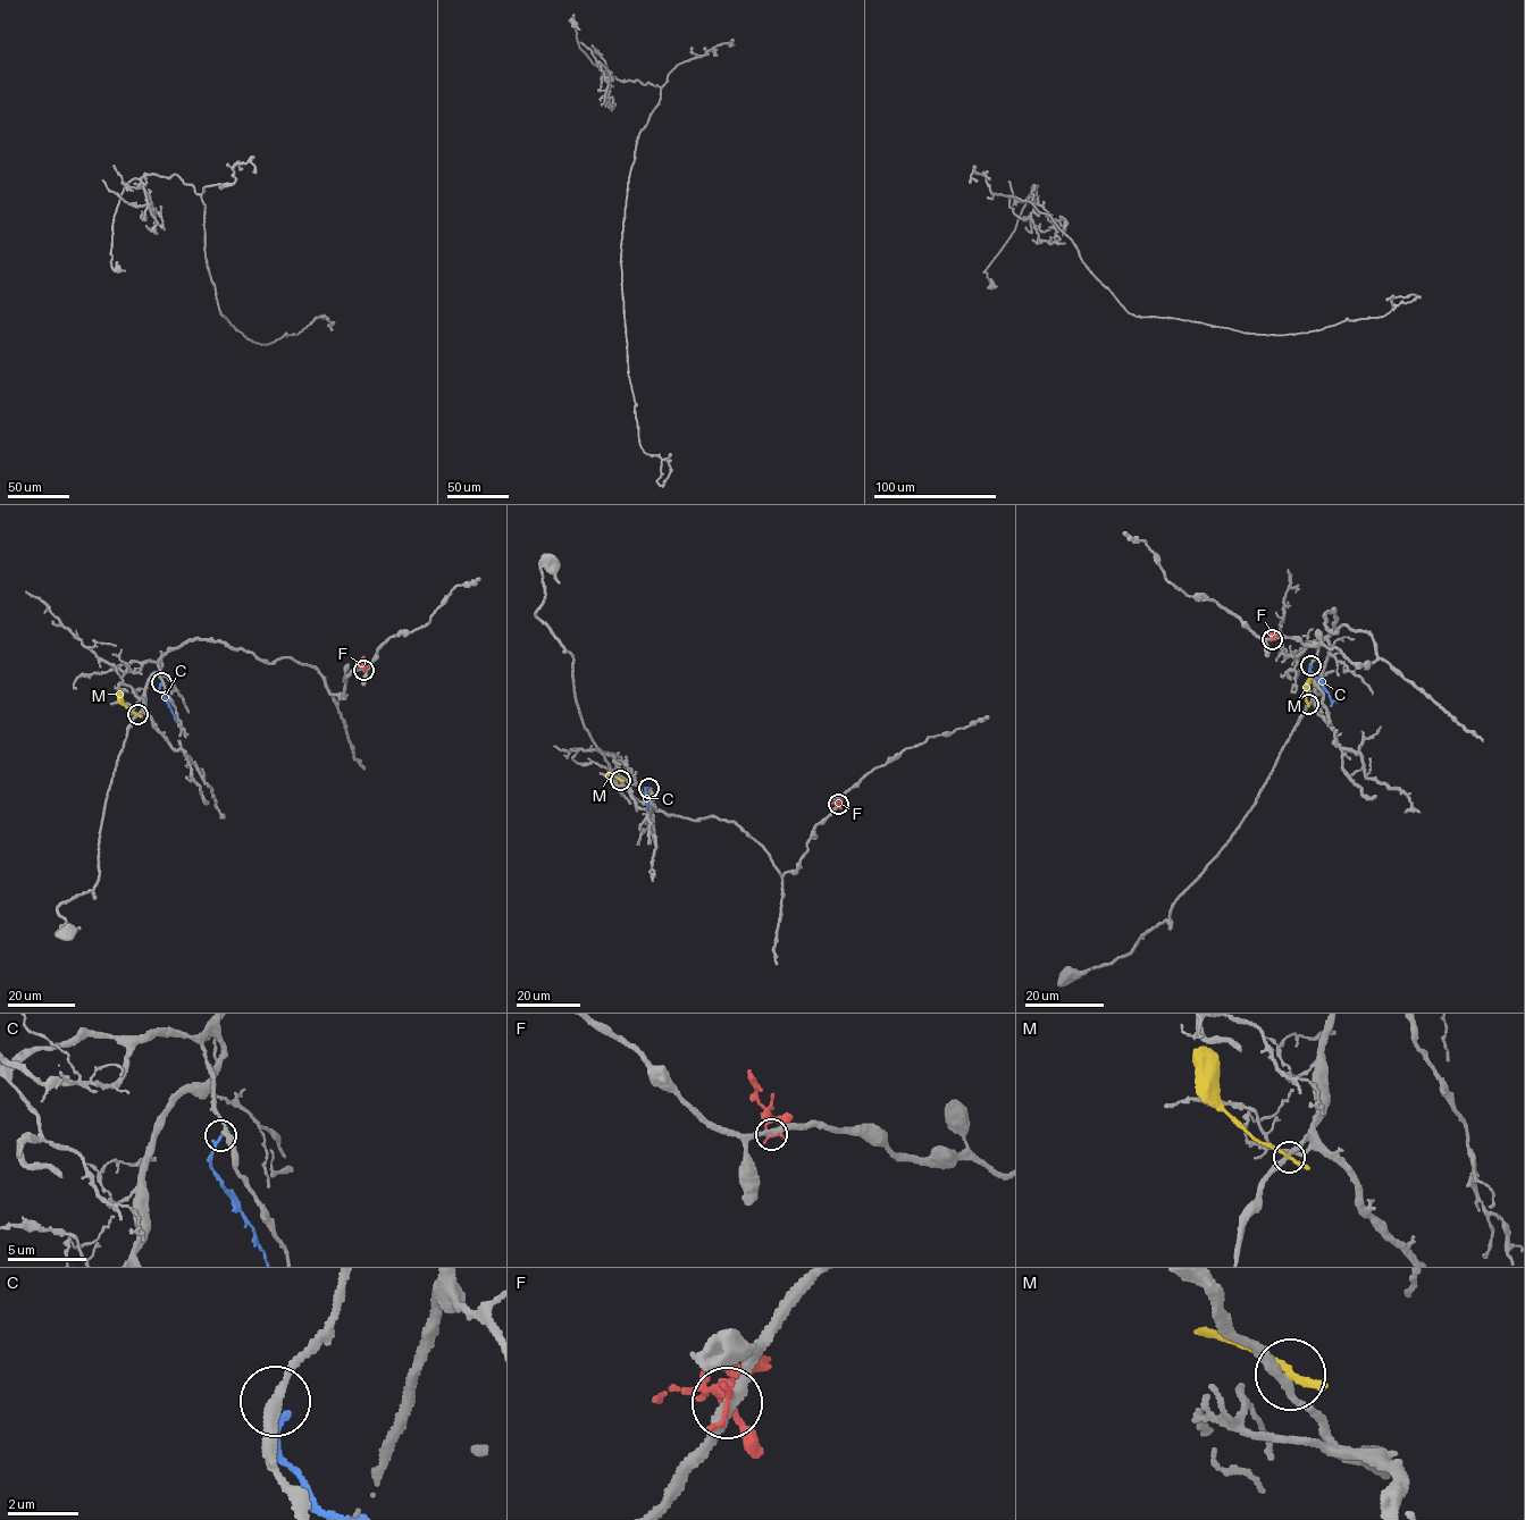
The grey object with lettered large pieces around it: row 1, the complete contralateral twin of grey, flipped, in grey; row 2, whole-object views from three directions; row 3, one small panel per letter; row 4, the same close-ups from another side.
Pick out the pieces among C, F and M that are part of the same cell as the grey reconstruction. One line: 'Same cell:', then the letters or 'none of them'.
Same cell: C

